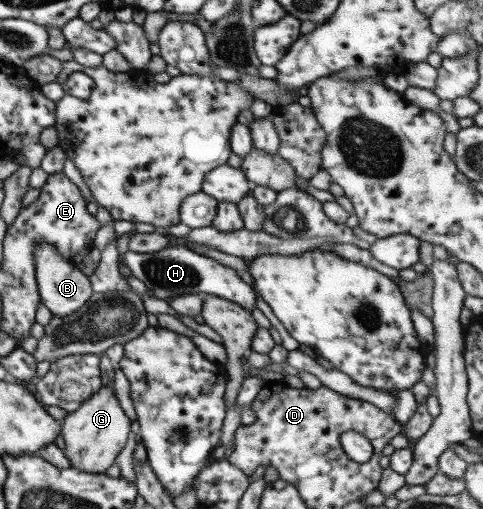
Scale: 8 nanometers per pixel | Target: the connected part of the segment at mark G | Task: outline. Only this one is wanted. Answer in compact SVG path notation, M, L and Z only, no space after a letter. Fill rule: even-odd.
M102 386L62 420L62 435L66 444L63 452L70 461L70 468L84 473L104 474L124 449L130 425L131 420L121 408L113 388Z

